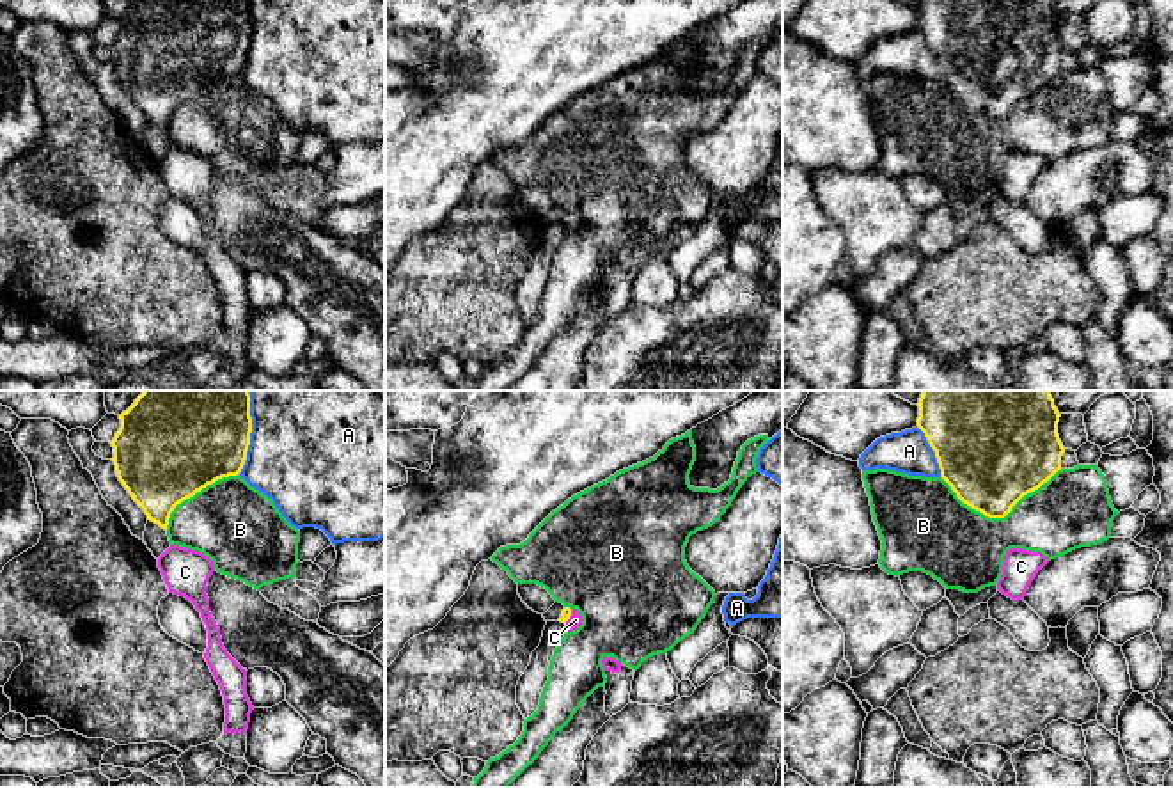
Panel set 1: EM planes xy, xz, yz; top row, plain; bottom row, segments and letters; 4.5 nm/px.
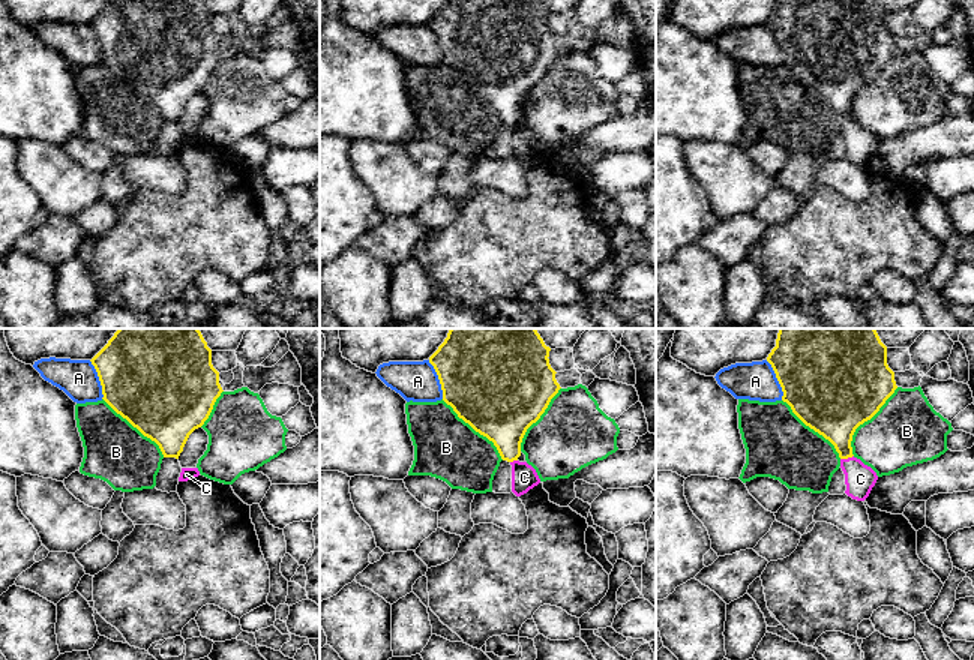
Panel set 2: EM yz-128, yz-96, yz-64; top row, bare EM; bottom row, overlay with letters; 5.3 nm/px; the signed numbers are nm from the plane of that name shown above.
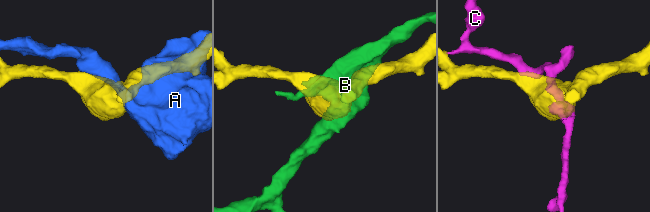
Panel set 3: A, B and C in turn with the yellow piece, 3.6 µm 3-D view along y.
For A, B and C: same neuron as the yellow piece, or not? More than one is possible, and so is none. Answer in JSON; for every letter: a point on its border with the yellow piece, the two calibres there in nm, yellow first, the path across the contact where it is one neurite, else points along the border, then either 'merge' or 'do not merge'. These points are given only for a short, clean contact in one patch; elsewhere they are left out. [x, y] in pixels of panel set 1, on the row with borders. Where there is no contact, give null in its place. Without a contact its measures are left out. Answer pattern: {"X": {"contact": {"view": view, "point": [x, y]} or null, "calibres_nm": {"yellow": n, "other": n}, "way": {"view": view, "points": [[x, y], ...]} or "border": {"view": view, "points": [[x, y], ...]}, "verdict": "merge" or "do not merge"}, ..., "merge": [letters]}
{"A": {"contact": {"view": "xy", "point": [251, 432]}, "calibres_nm": {"yellow": 500, "other": 500}, "verdict": "do not merge"}, "B": {"contact": {"view": "yz", "point": [999, 517]}, "calibres_nm": {"yellow": 420, "other": 360}, "verdict": "do not merge"}, "C": {"contact": {"view": "xz", "point": [570, 614]}, "calibres_nm": {"yellow": 50, "other": 60}, "way": {"view": "xz", "points": [[566, 611], [570, 614], [575, 620]]}, "verdict": "merge"}, "merge": ["C"]}

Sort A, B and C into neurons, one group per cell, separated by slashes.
A / B / C

